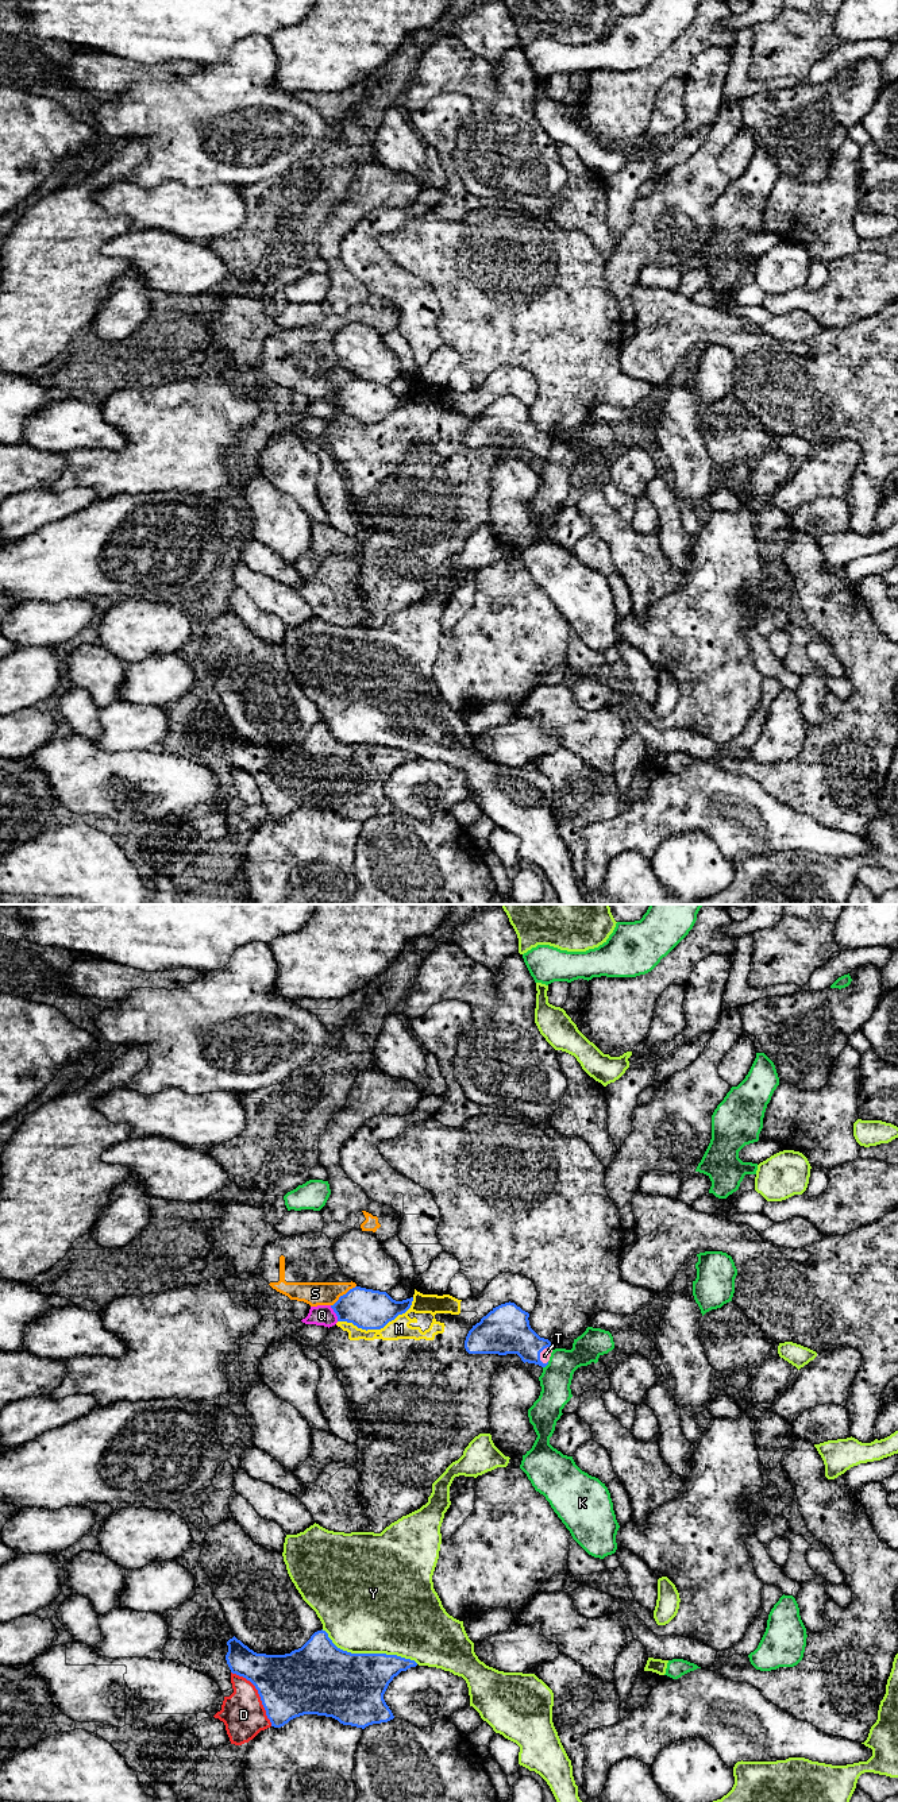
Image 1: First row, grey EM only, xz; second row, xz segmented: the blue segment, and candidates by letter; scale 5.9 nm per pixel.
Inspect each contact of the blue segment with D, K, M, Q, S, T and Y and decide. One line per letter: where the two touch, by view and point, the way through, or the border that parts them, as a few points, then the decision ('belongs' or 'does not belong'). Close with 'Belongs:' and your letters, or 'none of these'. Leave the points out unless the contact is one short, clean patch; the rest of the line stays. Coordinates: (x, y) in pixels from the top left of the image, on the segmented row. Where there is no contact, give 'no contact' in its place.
D: meets blue in xz at (258, 1693); does not belong
K: meets blue in xz at (546, 1365); does not belong
M: meets blue in xz at (378, 1328); does not belong
Q: meets blue in xz at (335, 1312); does not belong
S: meets blue in xz at (343, 1295); does not belong
T: meets blue in xz at (540, 1351); runs through xz (505, 1330), (540, 1351), (544, 1355); belongs
Y: meets blue in xz at (369, 1654); does not belong
Belongs: T

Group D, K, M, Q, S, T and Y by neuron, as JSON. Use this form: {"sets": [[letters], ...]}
{"sets": [["D"], ["K"], ["M"], ["Q"], ["S"], ["T"], ["Y"]]}

